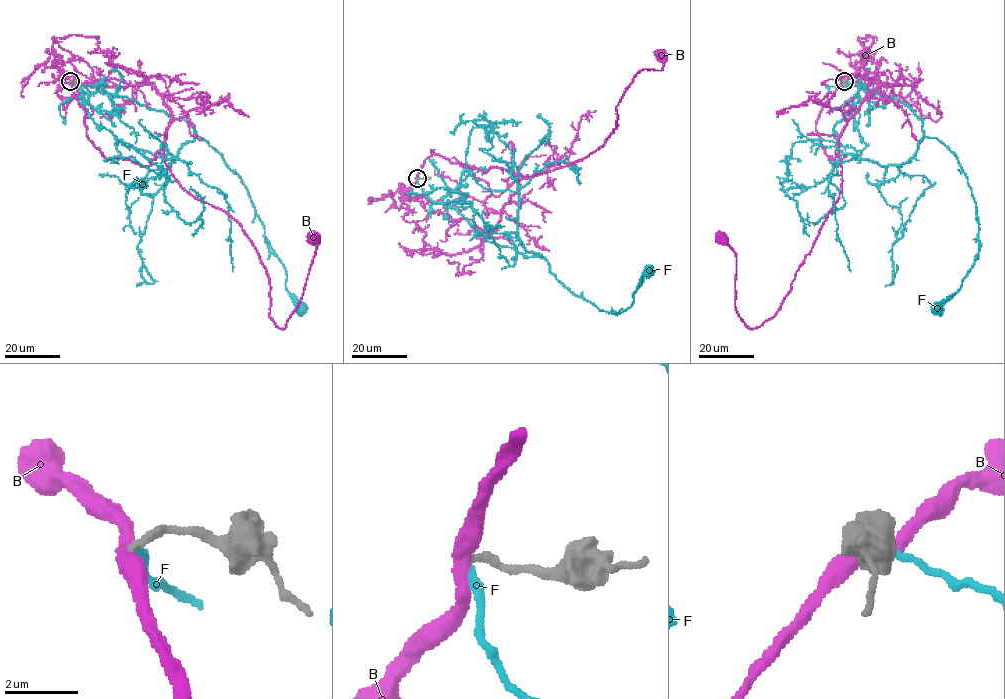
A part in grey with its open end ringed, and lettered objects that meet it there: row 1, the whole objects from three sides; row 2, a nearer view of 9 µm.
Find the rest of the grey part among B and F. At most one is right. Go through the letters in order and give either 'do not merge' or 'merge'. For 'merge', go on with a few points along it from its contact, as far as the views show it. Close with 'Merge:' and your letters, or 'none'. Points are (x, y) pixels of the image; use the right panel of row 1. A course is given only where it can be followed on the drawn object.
B: do not merge
F: merge; it runs (844, 81), (907, 104), (922, 118), (924, 134), (944, 144), (965, 175), (979, 250), (960, 288), (936, 307)
Merge: F

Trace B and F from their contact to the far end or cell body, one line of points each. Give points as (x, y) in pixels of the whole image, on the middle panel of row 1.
B: (417, 178), (433, 149), (514, 175), (582, 160), (661, 55)
F: (417, 178), (488, 241), (543, 258), (599, 310), (632, 304), (649, 270)

